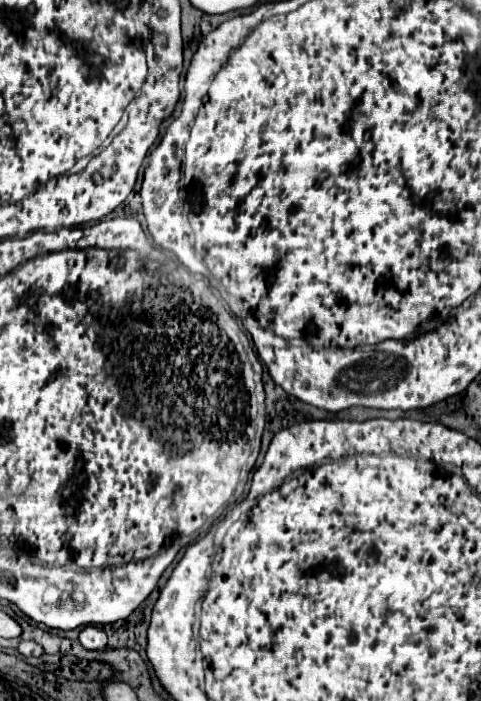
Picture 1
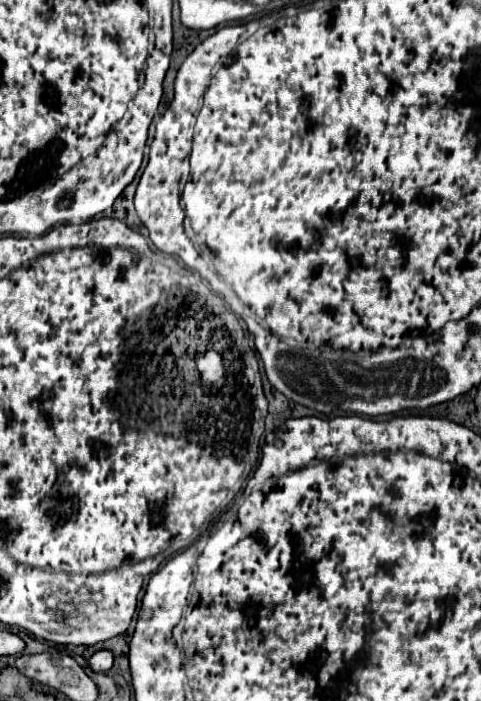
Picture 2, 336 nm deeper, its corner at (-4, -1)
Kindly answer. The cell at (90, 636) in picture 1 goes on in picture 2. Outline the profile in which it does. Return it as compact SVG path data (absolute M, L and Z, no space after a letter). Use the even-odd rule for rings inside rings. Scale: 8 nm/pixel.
M97 651L91 659L89 659L89 667L95 673L107 673L113 667L113 653L111 651Z

